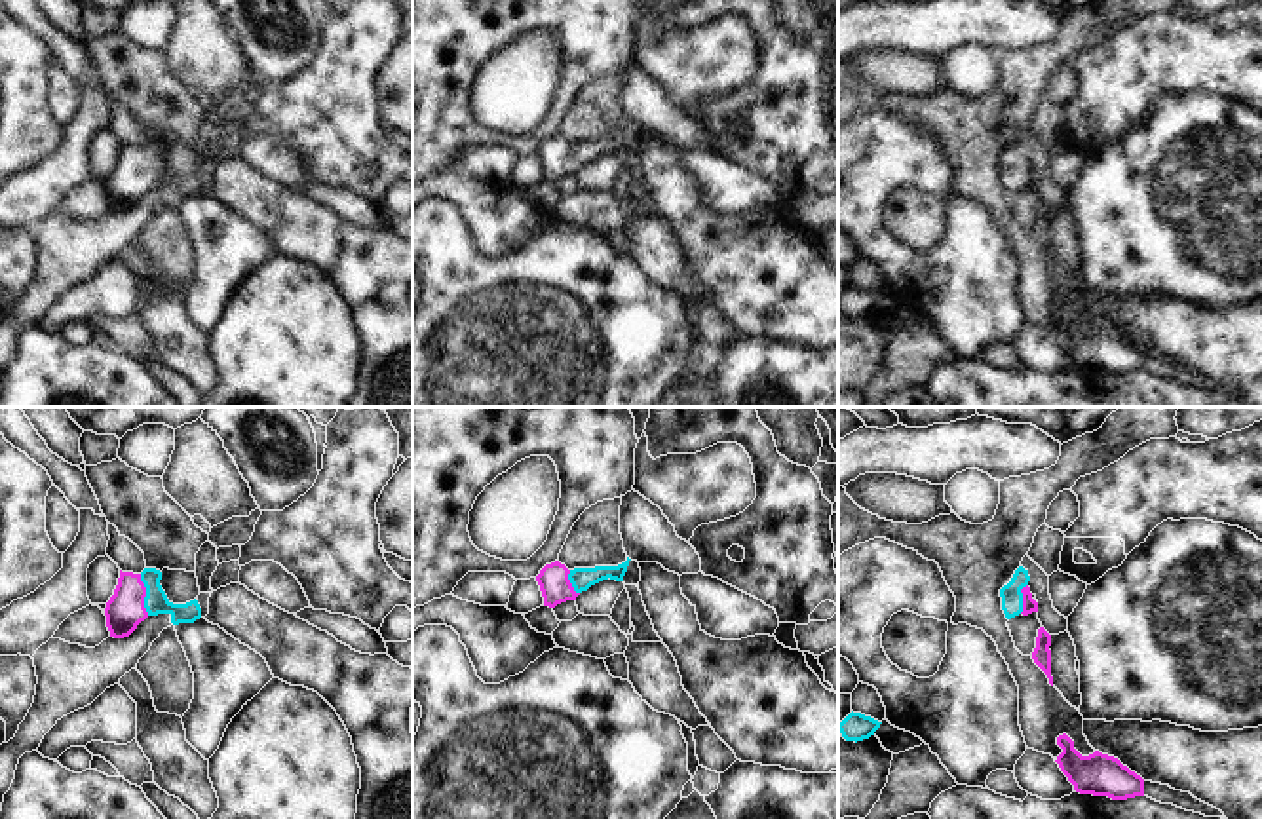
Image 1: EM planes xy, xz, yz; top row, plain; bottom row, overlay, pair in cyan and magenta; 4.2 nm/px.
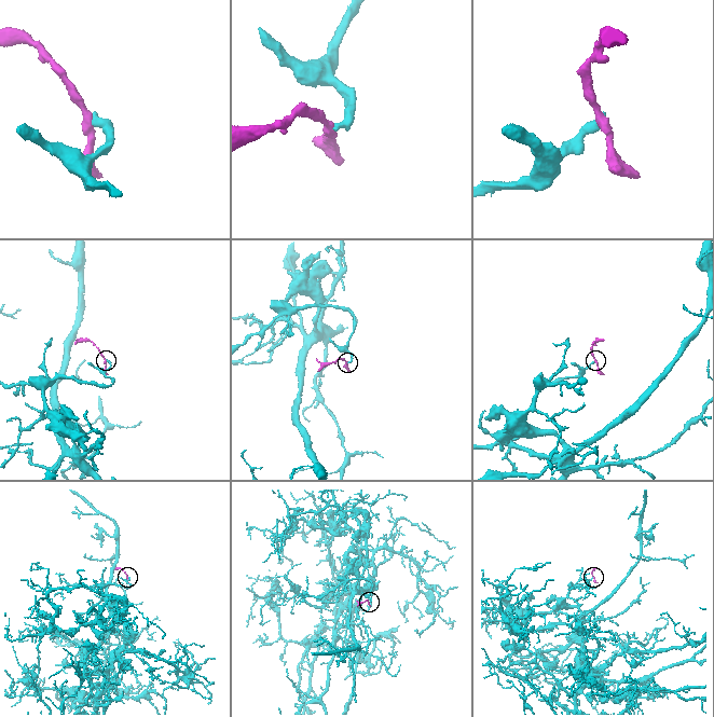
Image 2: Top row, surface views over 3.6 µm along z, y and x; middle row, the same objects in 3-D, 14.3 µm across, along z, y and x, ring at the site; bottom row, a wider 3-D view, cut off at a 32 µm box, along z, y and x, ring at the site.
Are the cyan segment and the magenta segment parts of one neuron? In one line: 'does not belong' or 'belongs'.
belongs

